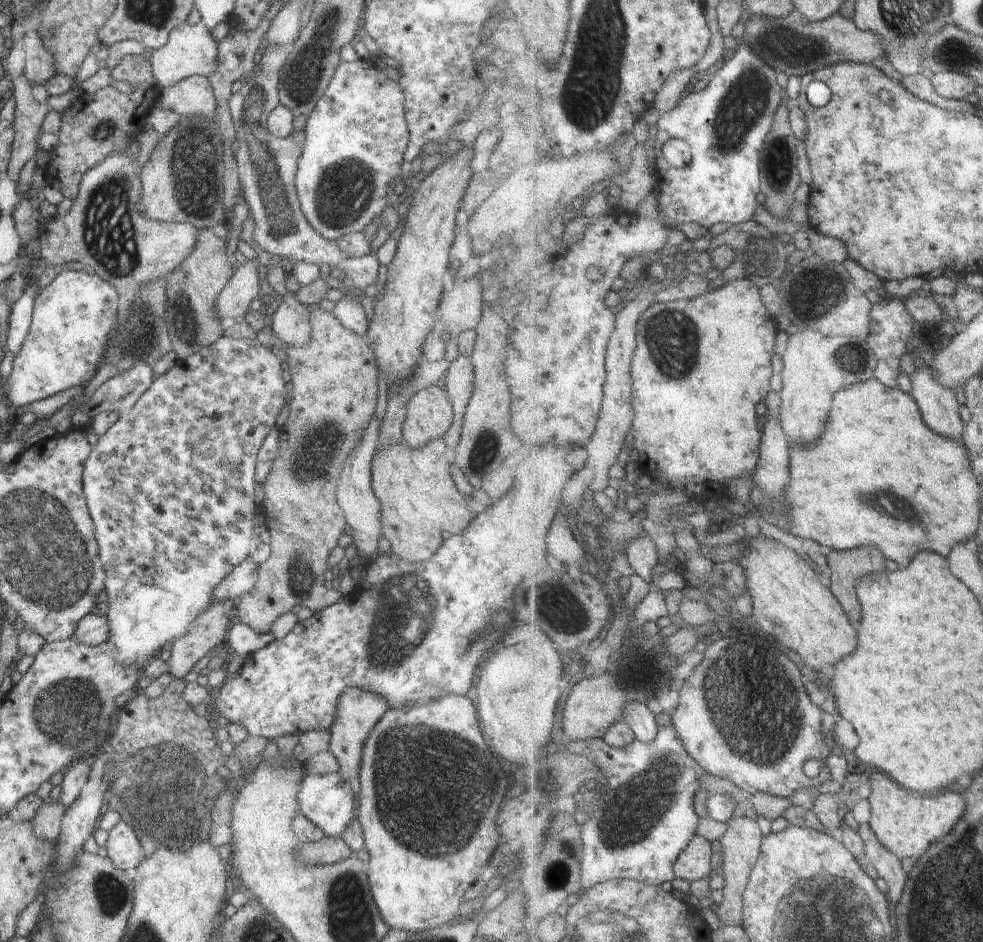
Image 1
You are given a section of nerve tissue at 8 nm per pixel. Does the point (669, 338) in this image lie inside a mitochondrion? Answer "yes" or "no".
yes

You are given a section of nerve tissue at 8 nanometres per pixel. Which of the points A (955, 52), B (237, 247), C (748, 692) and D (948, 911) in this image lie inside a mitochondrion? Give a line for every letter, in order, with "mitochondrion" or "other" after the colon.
A: mitochondrion
B: other
C: mitochondrion
D: mitochondrion

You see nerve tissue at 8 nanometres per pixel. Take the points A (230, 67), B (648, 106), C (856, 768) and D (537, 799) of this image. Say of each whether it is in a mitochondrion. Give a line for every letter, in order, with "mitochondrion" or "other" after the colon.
A: other
B: other
C: other
D: other

